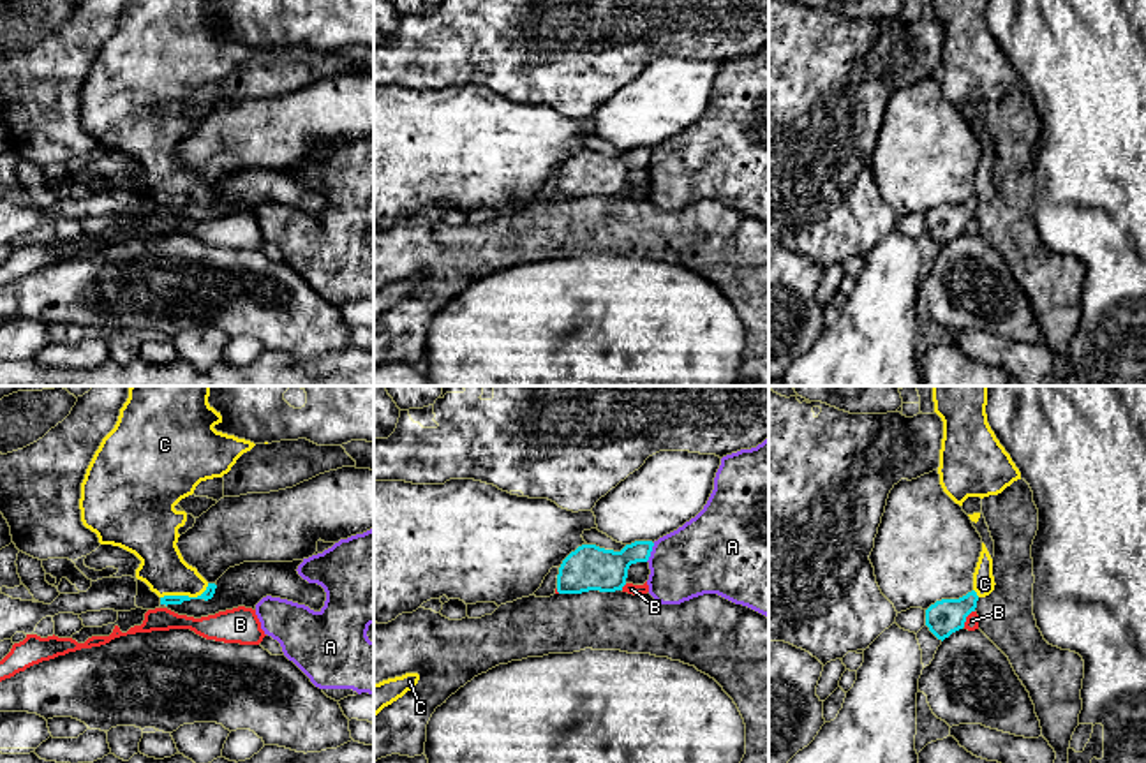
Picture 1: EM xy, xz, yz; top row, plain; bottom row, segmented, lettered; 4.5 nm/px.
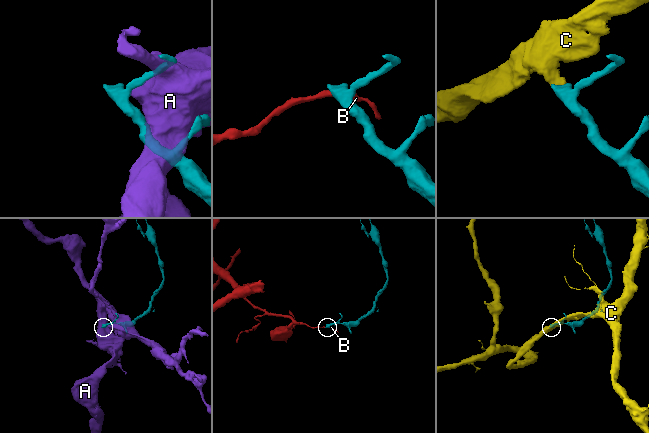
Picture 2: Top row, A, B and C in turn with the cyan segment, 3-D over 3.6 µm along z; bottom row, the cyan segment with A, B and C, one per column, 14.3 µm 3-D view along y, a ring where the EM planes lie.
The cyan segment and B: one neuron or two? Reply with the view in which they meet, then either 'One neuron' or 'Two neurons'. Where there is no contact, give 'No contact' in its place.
Touches cyan in yz. Two neurons

